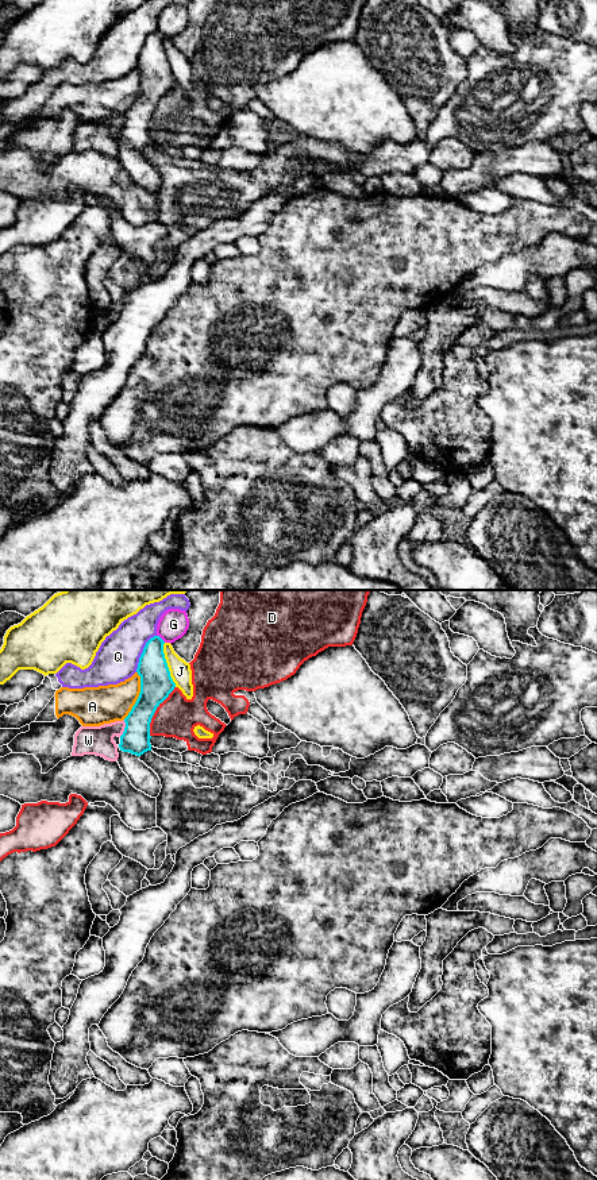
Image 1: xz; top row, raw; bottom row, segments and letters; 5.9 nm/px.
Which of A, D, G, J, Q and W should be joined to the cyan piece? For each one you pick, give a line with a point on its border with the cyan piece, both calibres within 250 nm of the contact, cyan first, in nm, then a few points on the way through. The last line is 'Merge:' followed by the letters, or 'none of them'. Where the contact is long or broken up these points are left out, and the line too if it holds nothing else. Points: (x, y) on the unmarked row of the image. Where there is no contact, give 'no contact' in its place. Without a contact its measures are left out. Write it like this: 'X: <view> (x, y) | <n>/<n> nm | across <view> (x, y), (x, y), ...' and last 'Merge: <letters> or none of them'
Merge: none of them

